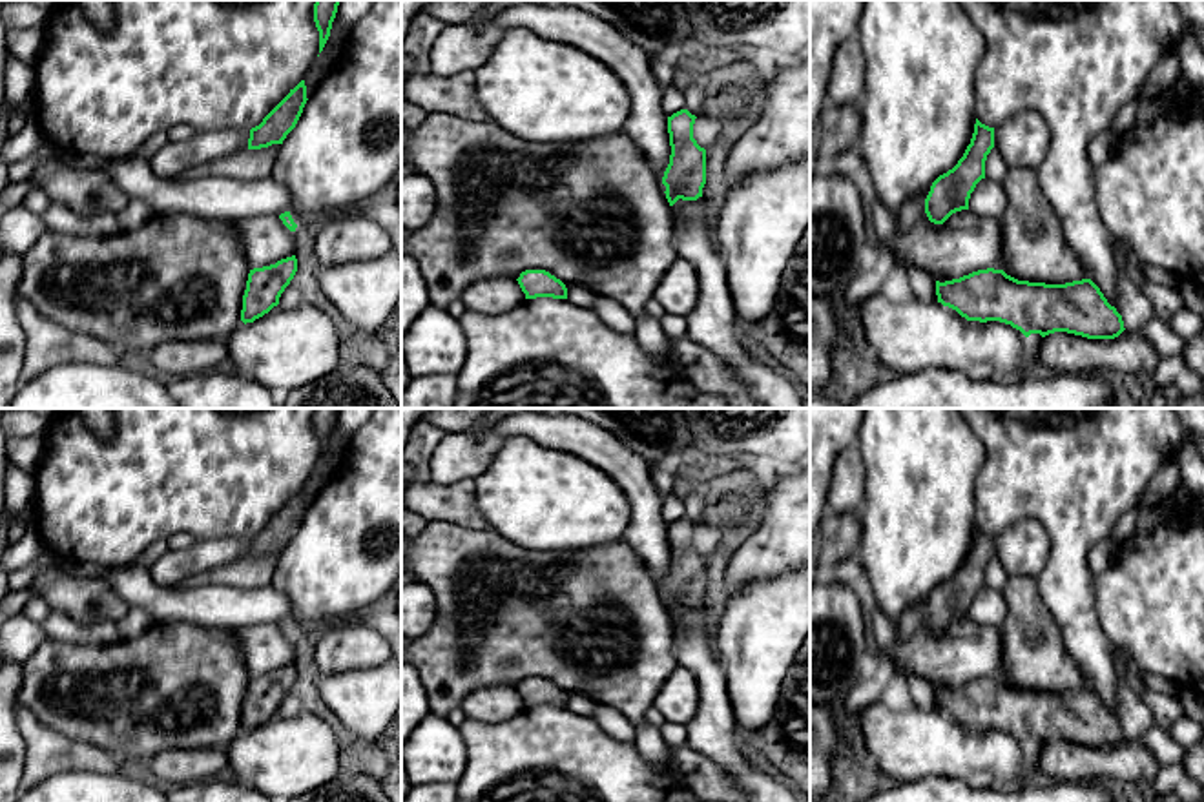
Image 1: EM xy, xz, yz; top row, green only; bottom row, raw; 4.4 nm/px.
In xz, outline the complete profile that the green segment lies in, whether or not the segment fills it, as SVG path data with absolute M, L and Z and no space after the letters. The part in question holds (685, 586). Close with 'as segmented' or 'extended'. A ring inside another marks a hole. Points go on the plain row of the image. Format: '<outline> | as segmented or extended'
M688 518L668 525L671 563L662 592L666 594L664 602L669 614L679 607L697 609L702 605L706 592L706 558L693 547L695 527Z | as segmented

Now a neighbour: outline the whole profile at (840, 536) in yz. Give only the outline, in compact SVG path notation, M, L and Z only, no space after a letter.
M826 509L817 540L817 567L828 576L843 560L856 554L861 543L861 510L839 514Z

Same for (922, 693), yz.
M905 673L901 678L908 685L910 700L916 709L925 713L938 711L936 689L925 678L914 673Z

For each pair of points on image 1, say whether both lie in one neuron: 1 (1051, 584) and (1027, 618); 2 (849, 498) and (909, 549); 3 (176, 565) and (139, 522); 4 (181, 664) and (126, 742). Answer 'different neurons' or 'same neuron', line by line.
1: different neurons
2: different neurons
3: different neurons
4: same neuron

